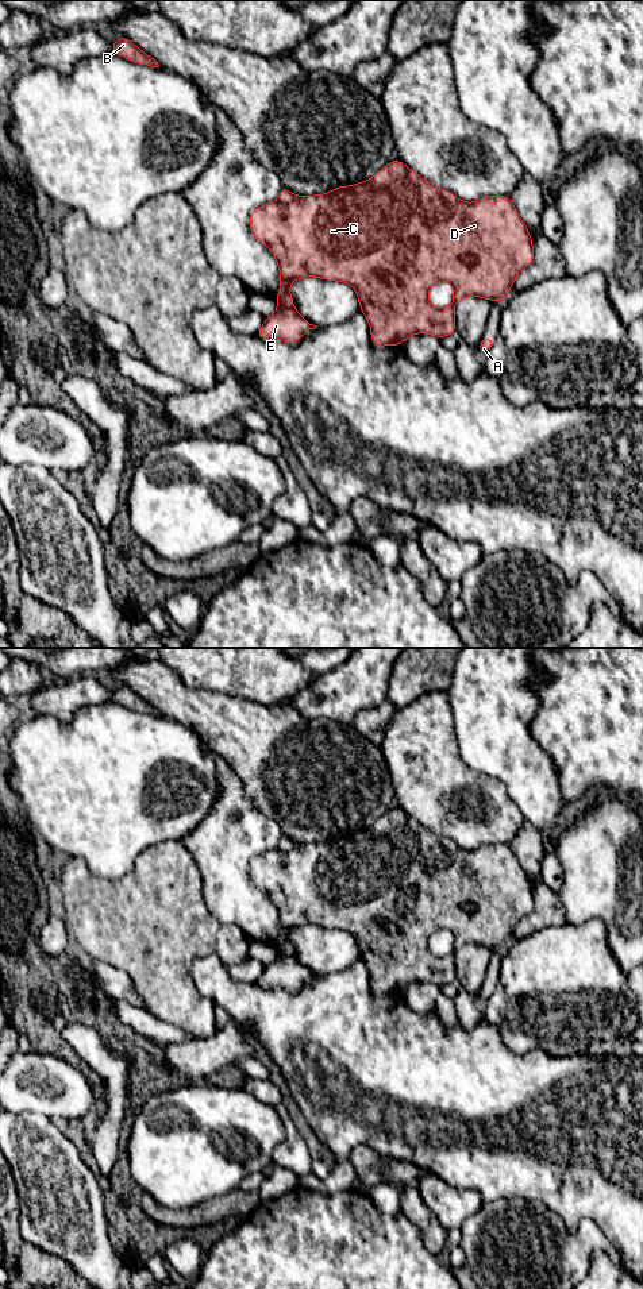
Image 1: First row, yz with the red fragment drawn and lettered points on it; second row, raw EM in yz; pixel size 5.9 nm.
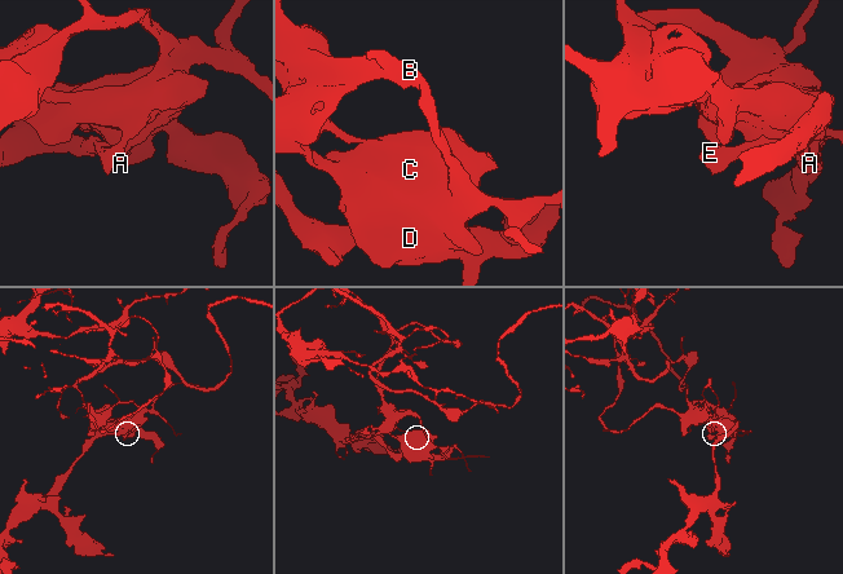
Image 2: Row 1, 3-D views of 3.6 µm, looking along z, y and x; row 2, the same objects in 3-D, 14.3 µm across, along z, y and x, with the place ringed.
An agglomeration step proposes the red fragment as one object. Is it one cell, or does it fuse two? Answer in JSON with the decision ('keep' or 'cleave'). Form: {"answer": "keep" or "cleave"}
{"answer": "cleave"}

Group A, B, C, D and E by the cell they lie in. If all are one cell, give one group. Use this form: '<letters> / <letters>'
A B C D / E

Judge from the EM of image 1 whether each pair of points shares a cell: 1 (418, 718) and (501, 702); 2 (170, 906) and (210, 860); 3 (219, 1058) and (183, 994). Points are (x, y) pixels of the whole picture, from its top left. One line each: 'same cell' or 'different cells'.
1: different cells
2: different cells
3: different cells

